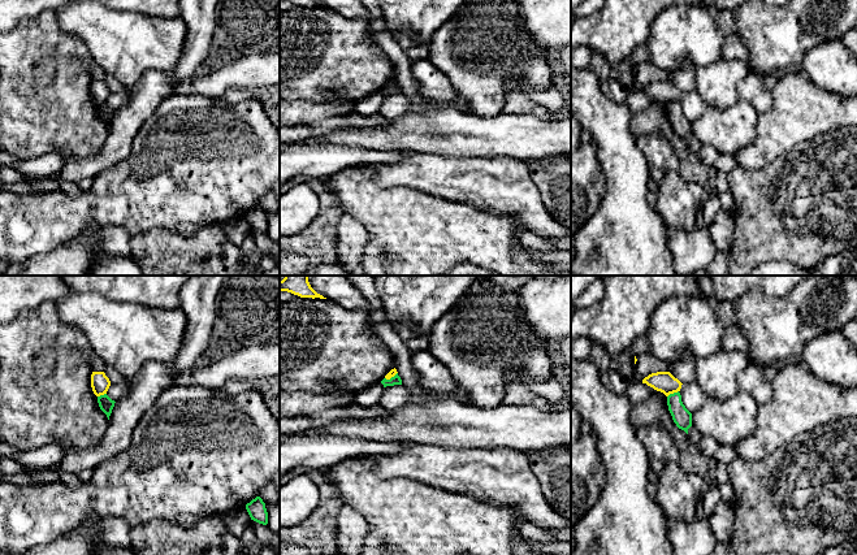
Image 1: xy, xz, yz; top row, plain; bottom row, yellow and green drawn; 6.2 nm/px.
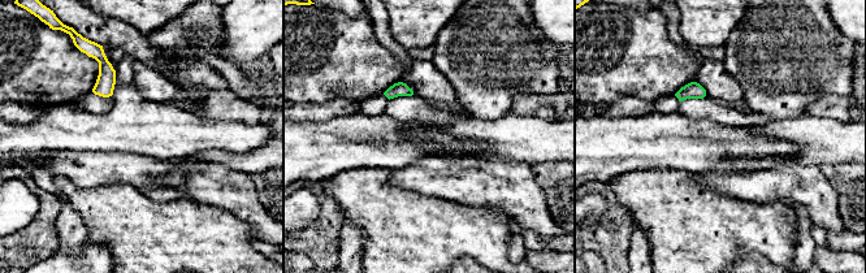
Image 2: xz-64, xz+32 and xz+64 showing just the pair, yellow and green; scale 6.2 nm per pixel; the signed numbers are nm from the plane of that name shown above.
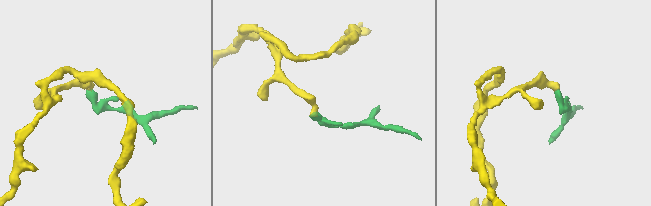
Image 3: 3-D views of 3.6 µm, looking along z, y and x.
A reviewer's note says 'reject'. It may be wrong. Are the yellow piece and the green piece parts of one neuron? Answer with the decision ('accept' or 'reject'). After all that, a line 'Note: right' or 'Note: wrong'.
reject
Note: right

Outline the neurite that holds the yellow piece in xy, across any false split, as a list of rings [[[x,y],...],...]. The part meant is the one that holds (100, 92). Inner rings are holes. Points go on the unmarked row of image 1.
[[[92,81],[91,96],[96,105],[107,103],[109,95],[111,95],[111,90],[104,81]]]

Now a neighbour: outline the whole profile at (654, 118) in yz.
[[[653,104],[640,113],[635,113],[631,120],[631,131],[635,138],[659,133],[667,139],[679,157],[678,173],[692,185],[704,187],[709,178],[709,168],[704,165],[696,152],[692,152],[689,144],[679,138],[668,120],[667,107]]]

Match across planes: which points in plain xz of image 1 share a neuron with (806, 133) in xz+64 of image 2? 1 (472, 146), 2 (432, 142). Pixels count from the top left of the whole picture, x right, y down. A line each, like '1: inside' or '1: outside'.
1: inside
2: inside

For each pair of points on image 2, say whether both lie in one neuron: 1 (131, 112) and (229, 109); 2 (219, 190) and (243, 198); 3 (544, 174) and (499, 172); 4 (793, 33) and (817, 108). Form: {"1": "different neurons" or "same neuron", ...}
{"1": "different neurons", "2": "same neuron", "3": "different neurons", "4": "different neurons"}

